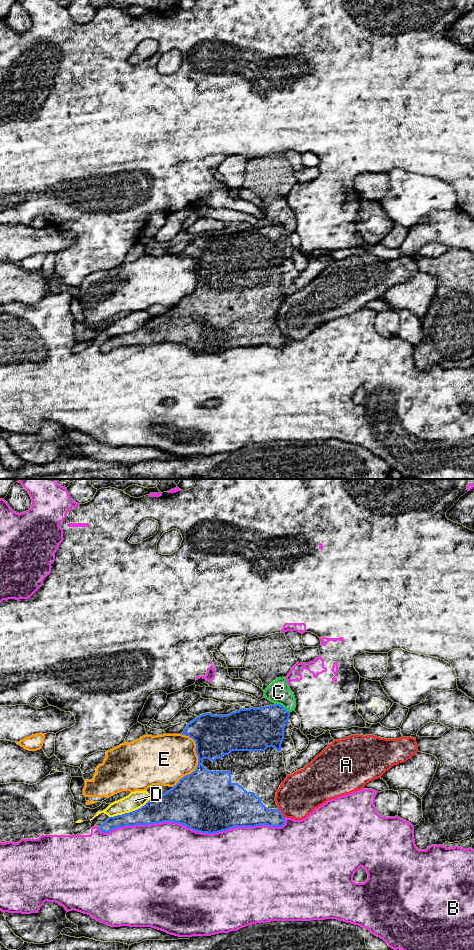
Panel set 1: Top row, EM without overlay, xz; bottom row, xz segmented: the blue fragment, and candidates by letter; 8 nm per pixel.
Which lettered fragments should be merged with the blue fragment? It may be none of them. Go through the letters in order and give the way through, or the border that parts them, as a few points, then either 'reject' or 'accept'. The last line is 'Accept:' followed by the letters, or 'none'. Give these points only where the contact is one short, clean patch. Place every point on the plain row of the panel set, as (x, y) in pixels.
A: reject
B: reject
C: runs through xz (260, 248), (281, 225), (281, 215), (278, 212); accept
D: reject
E: reject
Accept: C

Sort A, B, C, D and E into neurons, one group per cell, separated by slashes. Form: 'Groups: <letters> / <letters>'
Groups: A D / B / C / E

